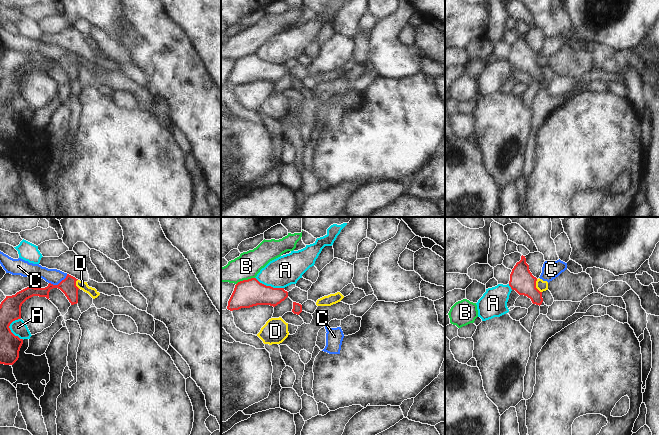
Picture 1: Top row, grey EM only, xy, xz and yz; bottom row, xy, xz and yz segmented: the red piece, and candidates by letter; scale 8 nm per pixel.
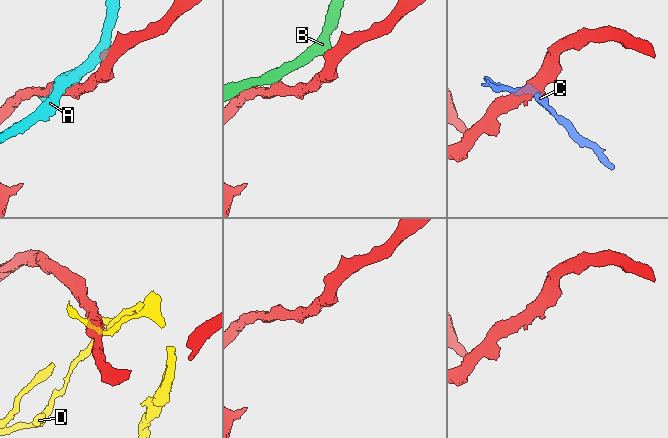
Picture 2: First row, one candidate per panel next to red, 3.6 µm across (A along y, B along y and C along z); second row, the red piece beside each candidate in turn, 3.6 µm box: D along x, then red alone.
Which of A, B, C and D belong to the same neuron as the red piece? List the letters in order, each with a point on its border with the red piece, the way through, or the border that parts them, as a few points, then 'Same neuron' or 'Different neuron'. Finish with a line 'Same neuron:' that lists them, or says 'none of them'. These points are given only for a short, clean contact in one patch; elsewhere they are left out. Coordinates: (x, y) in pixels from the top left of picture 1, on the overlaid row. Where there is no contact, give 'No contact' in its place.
A: Touches red at xy (10, 330). Different neuron
B: Touches red at xz (245, 280). Different neuron
C: Touches red at xy (59, 283). Boundary: xy (67, 274), (57, 284), (49, 283). Different neuron
D: Touches red at yz (535, 286). Boundary: yz (536, 279), (536, 287), (541, 292). Different neuron
Same neuron: none of them

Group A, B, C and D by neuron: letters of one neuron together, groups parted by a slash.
A / B / C / D

